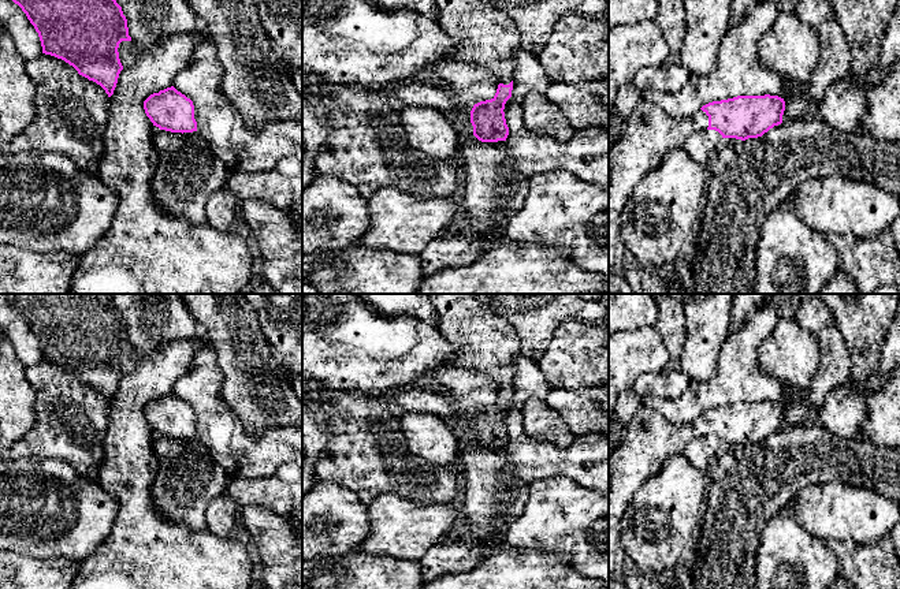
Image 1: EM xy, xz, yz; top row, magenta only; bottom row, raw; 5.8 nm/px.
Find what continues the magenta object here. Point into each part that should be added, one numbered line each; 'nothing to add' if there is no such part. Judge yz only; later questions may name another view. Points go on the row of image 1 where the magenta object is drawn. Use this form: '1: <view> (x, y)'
1: yz (651, 133)

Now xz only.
1: xz (487, 37)

